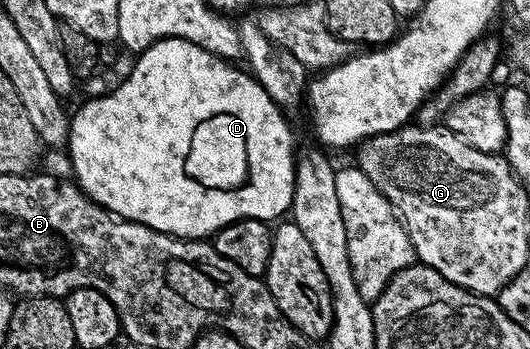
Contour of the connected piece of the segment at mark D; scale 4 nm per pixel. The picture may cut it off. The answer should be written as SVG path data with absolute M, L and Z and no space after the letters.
M181 38L158 40L144 52L138 53L131 73L112 90L108 96L95 96L87 100L71 116L71 129L67 135L66 151L71 152L71 172L74 183L79 185L84 194L103 208L108 208L115 216L122 220L132 220L138 224L149 226L166 236L177 236L185 240L214 237L226 226L238 220L265 220L275 222L279 215L286 213L291 207L293 190L295 189L295 136L287 125L284 109L269 98L269 94L262 88L250 71L223 60L220 56L209 54L201 46Z

